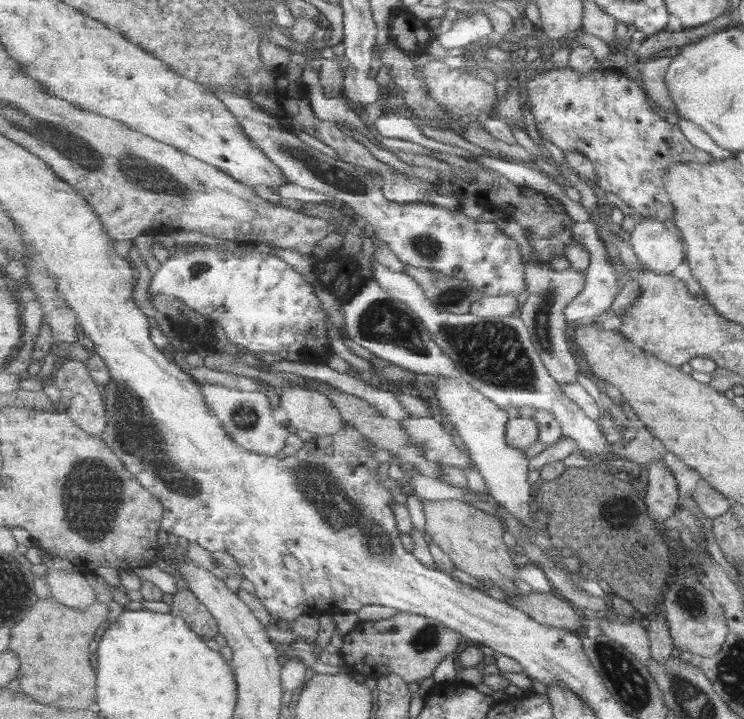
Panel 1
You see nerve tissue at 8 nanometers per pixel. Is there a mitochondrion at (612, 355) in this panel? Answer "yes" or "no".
no

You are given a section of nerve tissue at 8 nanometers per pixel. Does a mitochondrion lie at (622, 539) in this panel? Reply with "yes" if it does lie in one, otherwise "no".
no

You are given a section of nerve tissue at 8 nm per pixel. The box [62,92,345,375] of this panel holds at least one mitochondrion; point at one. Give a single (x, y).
(154, 177)

